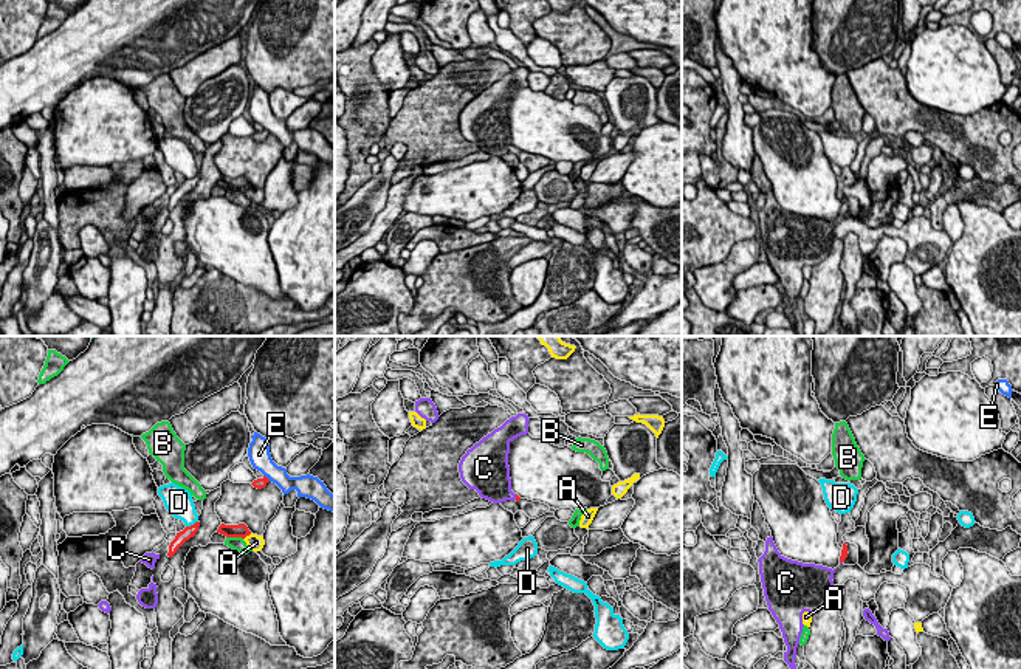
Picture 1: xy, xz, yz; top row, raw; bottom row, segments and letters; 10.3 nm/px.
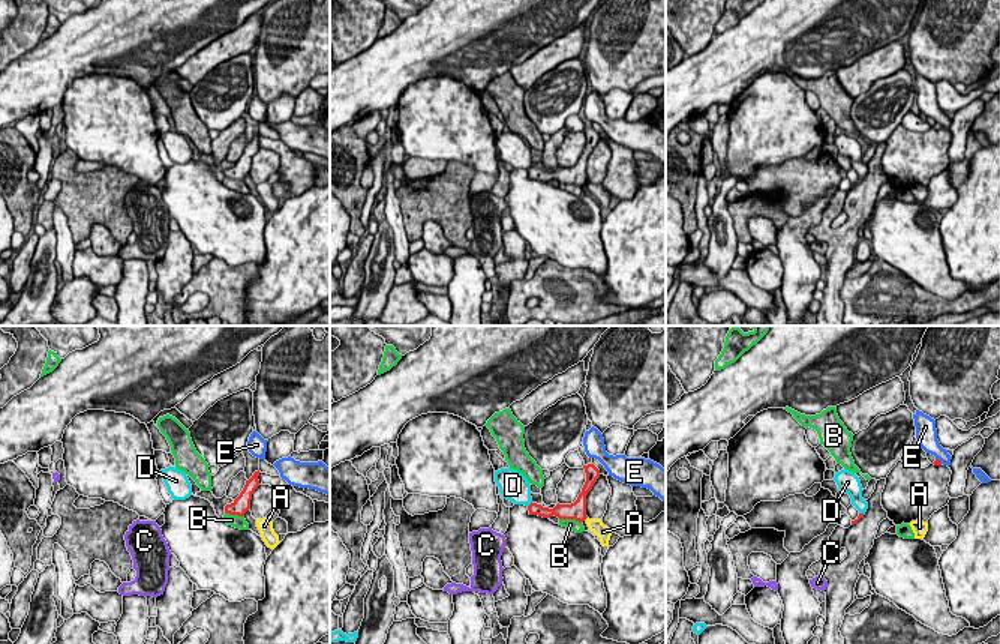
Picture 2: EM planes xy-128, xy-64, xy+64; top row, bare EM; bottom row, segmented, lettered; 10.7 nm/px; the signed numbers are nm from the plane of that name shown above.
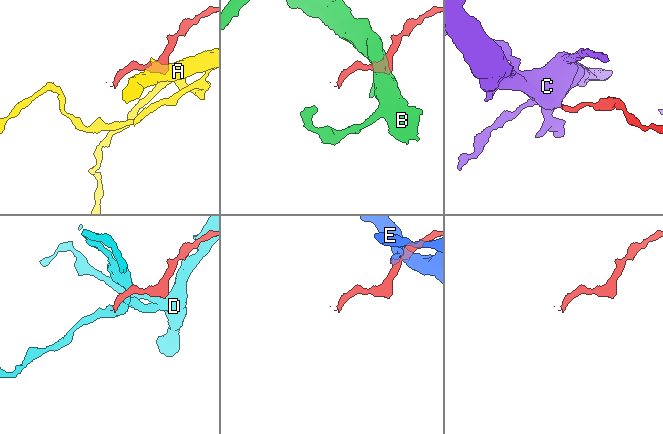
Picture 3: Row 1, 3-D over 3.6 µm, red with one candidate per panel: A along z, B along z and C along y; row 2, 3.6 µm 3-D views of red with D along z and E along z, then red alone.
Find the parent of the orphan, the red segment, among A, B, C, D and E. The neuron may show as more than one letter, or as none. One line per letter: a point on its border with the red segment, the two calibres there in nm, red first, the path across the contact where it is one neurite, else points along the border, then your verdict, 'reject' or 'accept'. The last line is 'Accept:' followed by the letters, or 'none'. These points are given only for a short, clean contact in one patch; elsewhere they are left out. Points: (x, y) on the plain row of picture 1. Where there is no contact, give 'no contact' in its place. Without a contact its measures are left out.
A: contact xy (247, 188); calibres 140 and 160 nm; border xy (251, 186), (244, 192); reject
B: contact xy (234, 189); calibres 140 and 140 nm; border xy (226, 189), (239, 189), (242, 192); reject
C: contact xz (516, 150); calibres 50 and 320 nm; way xz (518, 150), (516, 150), (504, 146), (496, 138); accept
D: contact xy (191, 178); calibres 130 and 280 nm; border xy (197, 174), (186, 180); reject
E: contact xy (267, 130); calibres 120 and 220 nm; border xy (264, 127), (270, 133); reject
Accept: C

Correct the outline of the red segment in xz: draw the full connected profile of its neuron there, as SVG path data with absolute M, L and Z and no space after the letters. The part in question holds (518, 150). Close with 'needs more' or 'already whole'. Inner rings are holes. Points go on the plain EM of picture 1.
M525 67L511 70L462 110L459 116L460 132L469 142L476 142L482 152L493 156L521 153L511 144L508 107L510 96L528 87L528 74L530 71Z | needs more

